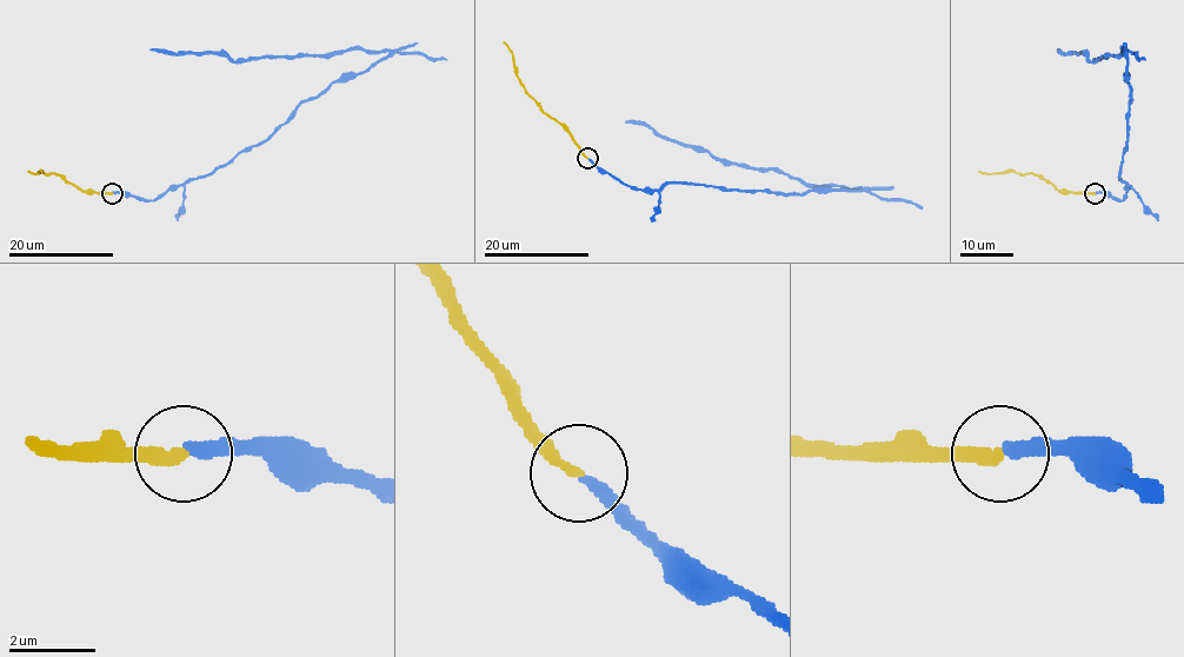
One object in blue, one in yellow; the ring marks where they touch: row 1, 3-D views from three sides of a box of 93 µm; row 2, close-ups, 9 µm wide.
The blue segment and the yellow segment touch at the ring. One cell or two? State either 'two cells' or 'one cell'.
one cell

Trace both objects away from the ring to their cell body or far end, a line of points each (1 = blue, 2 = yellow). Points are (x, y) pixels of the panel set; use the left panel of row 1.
1: (112, 192), (147, 199), (211, 176), (264, 143), (301, 103), (390, 53), (234, 61), (150, 50)
2: (112, 192), (84, 192), (59, 176), (27, 170)

